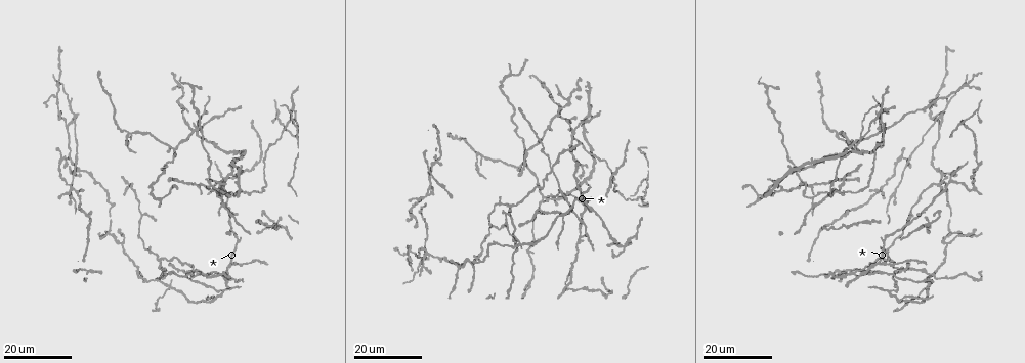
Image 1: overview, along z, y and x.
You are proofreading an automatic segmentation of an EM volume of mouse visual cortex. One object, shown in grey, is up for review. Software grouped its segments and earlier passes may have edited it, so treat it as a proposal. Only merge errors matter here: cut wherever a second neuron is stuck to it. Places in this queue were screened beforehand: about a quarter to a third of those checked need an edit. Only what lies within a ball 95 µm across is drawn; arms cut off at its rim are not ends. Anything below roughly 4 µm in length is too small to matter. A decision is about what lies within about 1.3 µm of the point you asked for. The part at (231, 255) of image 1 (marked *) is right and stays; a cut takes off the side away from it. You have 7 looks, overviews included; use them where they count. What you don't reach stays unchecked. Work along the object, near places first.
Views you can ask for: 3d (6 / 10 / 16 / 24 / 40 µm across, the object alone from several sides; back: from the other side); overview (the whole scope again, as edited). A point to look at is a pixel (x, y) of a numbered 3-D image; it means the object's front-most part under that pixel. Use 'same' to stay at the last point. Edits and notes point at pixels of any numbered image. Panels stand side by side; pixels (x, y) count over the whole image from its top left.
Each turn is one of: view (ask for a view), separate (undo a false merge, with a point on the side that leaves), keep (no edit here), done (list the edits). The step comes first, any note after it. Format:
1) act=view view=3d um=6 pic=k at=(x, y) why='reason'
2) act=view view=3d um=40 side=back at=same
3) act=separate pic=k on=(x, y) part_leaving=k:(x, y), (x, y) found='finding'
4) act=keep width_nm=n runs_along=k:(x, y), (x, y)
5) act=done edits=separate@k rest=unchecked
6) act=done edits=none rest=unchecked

act=view view=3d um=24 pic=1 at=(143, 212) why='three arms meet'

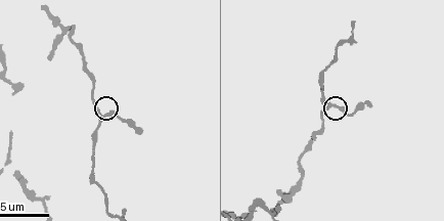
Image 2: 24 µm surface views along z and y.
act=view view=3d um=10 pic=2 at=(332, 107) why='closer look'

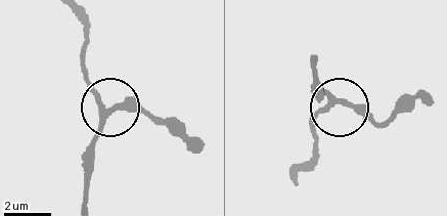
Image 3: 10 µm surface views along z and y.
act=keep arms=3 runs_along=3:(83, 204), (106, 110), (130, 104), (158, 120) found='one neuron here'

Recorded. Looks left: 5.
act=view view=3d um=16 pic=1 at=(171, 285) why='small branch off a trunk'

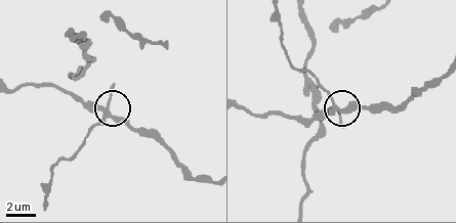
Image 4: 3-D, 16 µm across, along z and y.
act=view view=3d um=10 pic=4 at=(104, 111) why='zoom in'

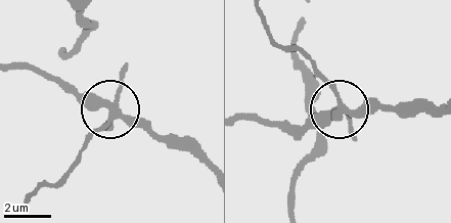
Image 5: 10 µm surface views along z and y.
act=separate pic=5 on=(121, 83) side_arm_um=15 part_leaving=5:(115, 113), (57, 181), (29, 198) found='a second neuron is stuck on'

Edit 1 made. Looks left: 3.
act=view view=overview why='see it whole again'

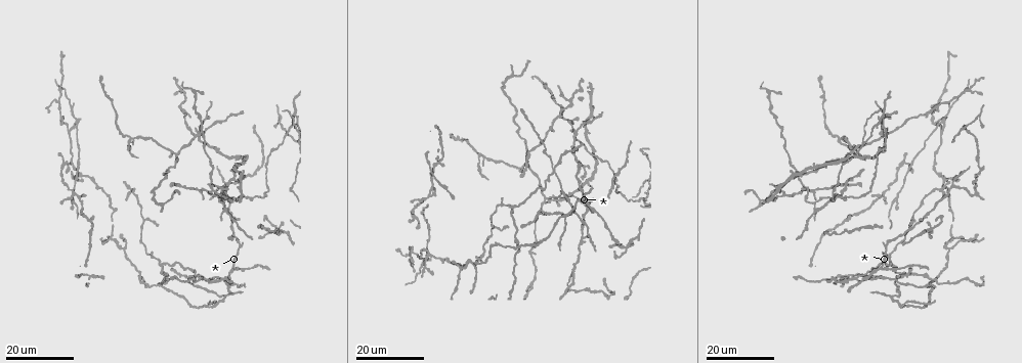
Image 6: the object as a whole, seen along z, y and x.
act=view view=3d um=24 pic=6 at=(220, 200) why='sudden change in width'

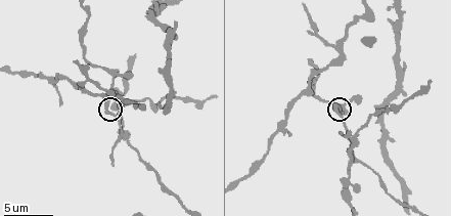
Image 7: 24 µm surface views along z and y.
act=view view=3d um=6 pic=7 at=(338, 110)

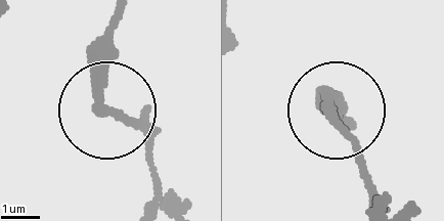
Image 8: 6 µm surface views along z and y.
act=keep found='all the same neuron'

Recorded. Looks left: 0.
act=done edits=separate@5 rest=unchecked

